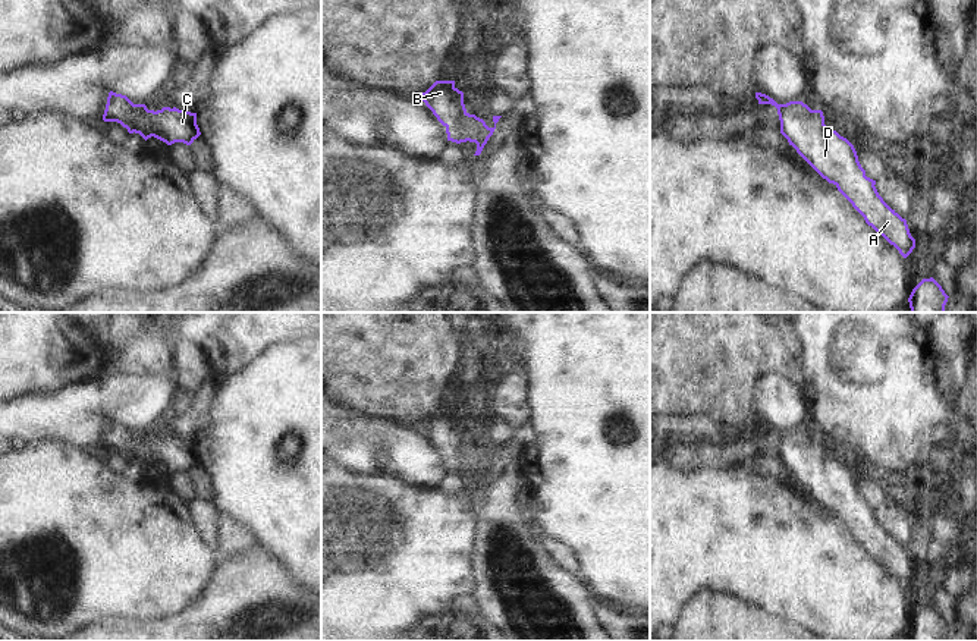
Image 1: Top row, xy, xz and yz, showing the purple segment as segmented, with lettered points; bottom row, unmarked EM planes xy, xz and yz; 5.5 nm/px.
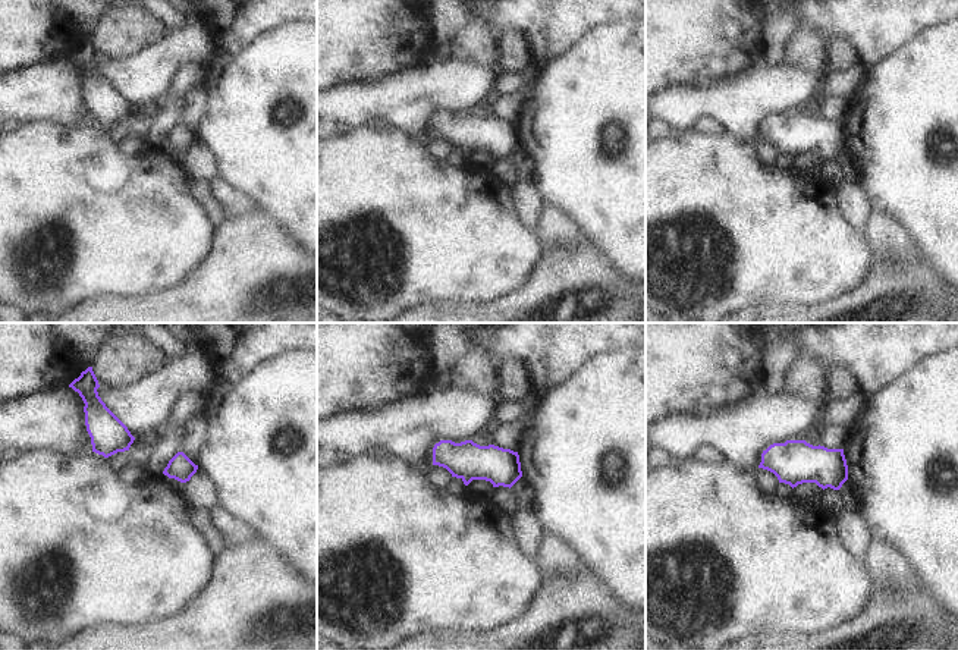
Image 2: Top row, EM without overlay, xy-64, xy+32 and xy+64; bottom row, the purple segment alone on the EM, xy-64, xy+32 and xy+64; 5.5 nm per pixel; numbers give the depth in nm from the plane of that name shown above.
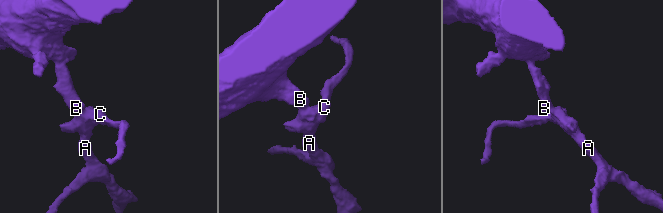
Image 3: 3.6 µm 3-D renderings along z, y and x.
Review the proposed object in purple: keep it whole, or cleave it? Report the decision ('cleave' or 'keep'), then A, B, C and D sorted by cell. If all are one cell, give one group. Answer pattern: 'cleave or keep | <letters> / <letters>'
keep | A B C D

